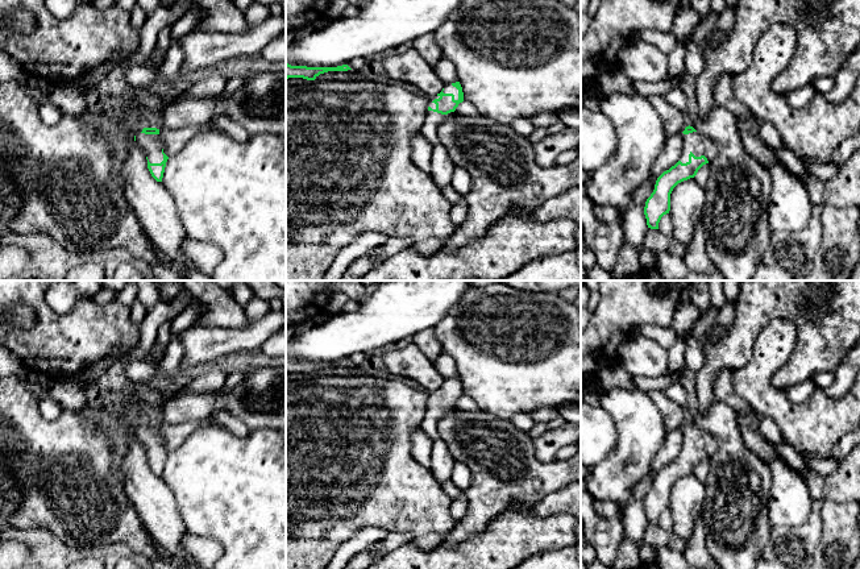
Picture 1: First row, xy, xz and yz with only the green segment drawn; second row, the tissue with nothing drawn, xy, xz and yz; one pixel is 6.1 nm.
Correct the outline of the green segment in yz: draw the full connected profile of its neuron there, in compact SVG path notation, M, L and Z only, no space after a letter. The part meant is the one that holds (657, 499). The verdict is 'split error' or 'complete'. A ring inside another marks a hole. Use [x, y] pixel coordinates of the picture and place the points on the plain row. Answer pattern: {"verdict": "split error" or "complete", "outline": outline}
{"verdict": "split error", "outline": "M686 421L684 428L684 445L680 456L664 466L656 475L655 485L645 497L644 510L651 524L658 524L661 512L670 506L670 489L673 483L690 473L698 465L716 453L719 439L693 421Z"}

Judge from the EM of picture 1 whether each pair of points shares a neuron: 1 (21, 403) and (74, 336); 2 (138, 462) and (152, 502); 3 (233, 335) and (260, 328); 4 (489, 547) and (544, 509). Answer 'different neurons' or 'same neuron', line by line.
1: different neurons
2: same neuron
3: same neuron
4: different neurons

